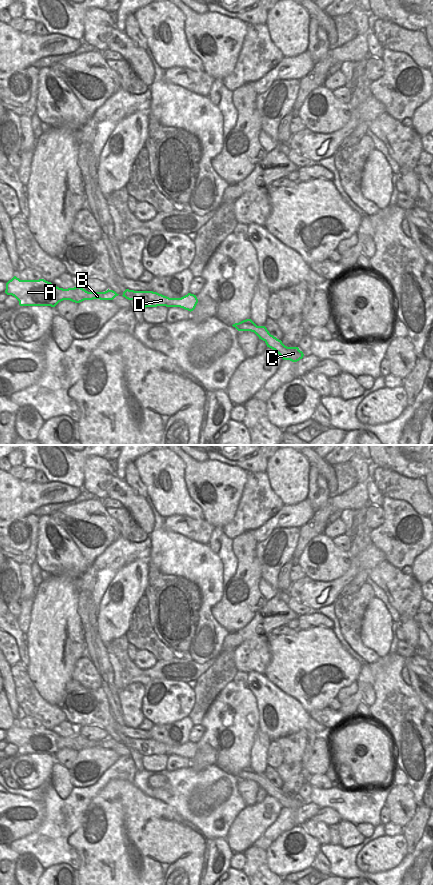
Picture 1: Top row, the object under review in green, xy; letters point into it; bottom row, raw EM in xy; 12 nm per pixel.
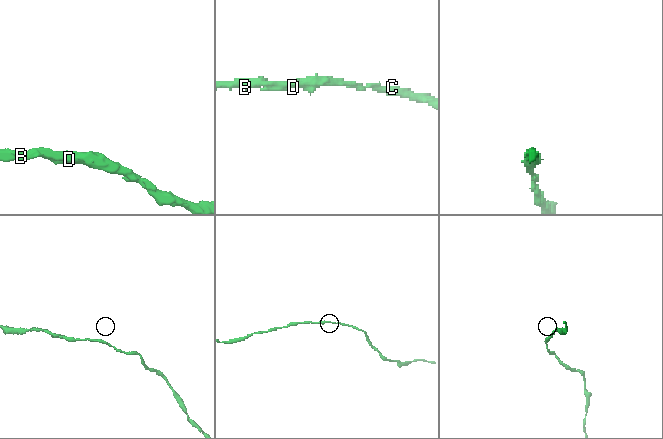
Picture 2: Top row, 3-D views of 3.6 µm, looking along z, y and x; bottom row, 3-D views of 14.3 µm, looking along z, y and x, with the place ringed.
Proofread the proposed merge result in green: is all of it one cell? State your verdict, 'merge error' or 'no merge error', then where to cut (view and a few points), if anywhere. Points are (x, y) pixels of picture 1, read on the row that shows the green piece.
no merge error | no cut

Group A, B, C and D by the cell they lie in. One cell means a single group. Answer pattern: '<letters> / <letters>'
A B C D

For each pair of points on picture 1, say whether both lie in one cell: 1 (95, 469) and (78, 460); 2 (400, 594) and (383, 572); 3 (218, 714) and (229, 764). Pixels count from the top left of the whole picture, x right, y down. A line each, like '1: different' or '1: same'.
1: different
2: same
3: same

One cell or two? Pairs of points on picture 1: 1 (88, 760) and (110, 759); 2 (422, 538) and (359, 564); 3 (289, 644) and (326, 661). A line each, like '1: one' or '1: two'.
1: one
2: two
3: one

